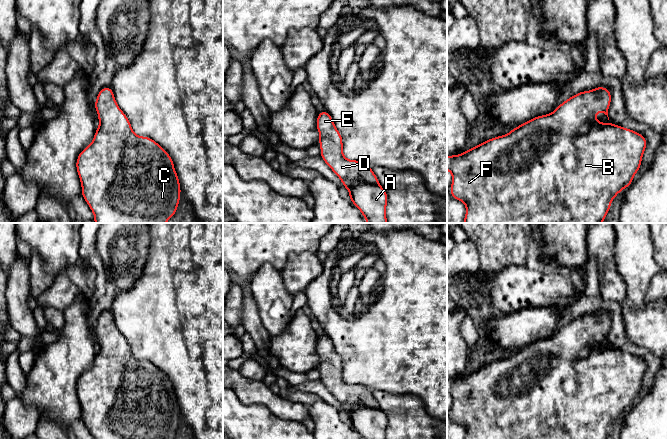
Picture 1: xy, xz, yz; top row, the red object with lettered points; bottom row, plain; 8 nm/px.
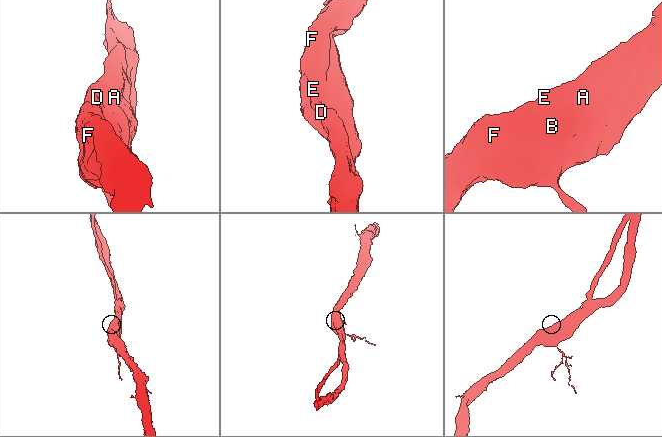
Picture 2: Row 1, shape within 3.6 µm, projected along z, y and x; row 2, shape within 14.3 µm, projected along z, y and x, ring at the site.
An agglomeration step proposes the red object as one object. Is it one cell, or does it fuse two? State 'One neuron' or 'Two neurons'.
One neuron

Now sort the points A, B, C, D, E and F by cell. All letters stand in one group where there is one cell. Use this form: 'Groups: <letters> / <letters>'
Groups: A B C D E F

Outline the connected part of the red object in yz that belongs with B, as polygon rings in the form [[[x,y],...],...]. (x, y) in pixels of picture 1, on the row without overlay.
[[[598,310],[590,315],[579,316],[550,338],[534,341],[508,358],[491,362],[459,379],[447,380],[447,394],[452,397],[451,420],[466,429],[466,439],[607,439],[614,421],[633,407],[647,369],[647,364],[640,357],[611,346],[602,348],[595,342],[596,336],[603,336],[608,341],[610,328],[611,316],[606,311]]]

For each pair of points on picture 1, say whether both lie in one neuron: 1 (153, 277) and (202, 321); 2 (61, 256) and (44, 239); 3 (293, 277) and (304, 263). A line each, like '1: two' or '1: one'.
1: one
2: one
3: one

